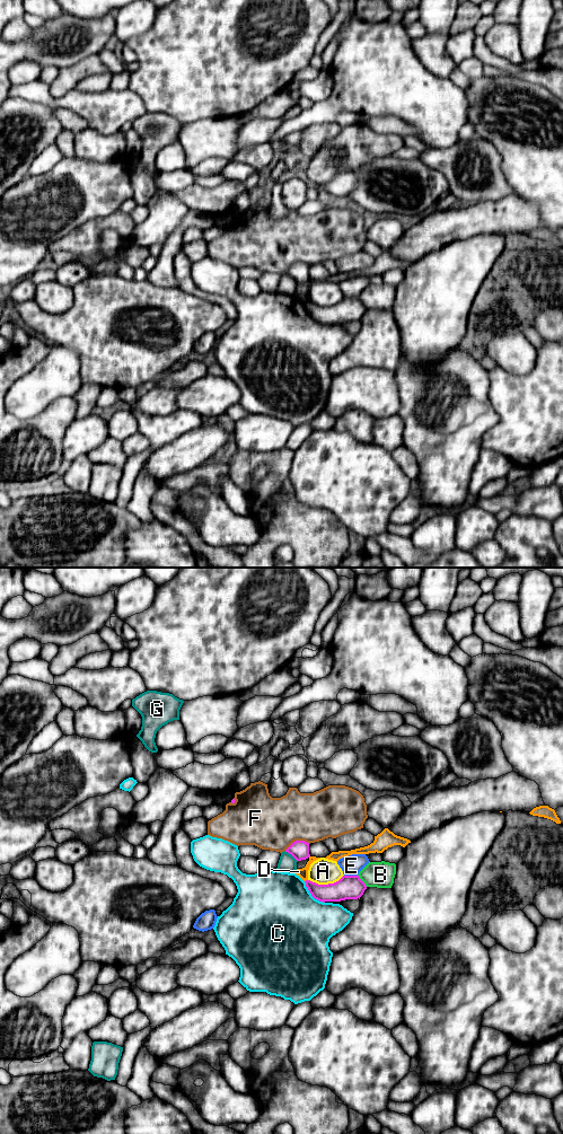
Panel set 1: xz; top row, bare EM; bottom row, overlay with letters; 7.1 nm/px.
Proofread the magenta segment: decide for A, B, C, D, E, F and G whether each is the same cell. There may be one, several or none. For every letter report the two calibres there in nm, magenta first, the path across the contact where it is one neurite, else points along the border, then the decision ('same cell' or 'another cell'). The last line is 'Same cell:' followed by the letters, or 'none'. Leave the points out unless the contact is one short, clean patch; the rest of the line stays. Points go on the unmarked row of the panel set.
A: calibres 180 and 190 nm; another cell
B: calibres 180 and 190 nm; another cell
C: calibres 160 and 500 nm; another cell
D: calibres 140 and 70 nm; another cell
E: calibres 180 and 140 nm; another cell
F: calibres 140 and 380 nm; another cell
G: calibres 140 and 130 nm; way xz (299, 272), (291, 277), (287, 286); same cell
Same cell: G

